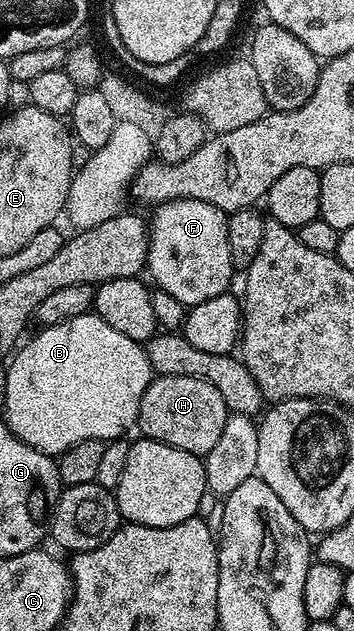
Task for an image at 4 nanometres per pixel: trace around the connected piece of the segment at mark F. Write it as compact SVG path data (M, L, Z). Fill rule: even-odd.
M170 200L154 209L155 217L149 220L151 241L147 247L146 271L155 279L154 287L165 294L173 294L184 306L200 304L209 298L217 298L232 286L231 255L227 237L227 216L217 206L200 200Z

